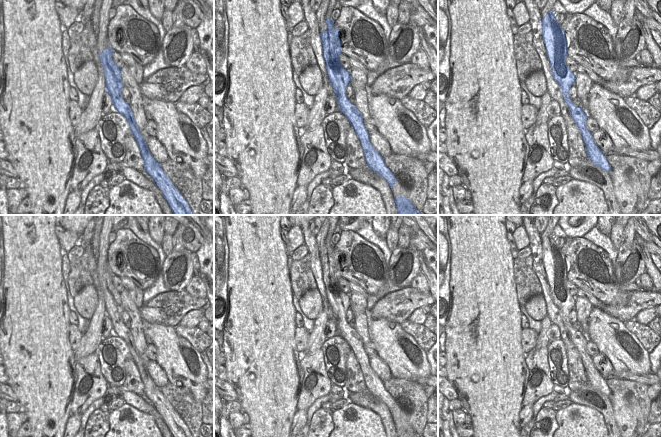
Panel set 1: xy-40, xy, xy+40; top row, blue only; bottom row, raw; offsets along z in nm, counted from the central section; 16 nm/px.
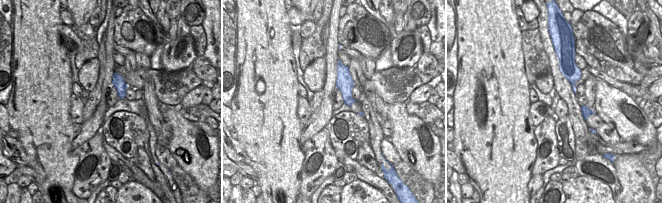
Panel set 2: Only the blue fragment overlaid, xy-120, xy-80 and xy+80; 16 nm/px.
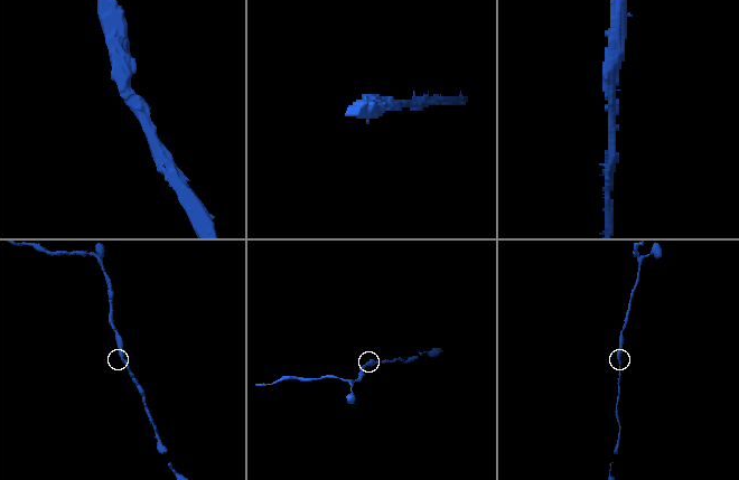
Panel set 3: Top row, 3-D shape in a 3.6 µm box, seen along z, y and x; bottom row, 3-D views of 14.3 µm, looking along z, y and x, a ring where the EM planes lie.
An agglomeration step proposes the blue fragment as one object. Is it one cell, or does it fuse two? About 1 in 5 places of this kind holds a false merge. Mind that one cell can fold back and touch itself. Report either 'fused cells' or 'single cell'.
single cell

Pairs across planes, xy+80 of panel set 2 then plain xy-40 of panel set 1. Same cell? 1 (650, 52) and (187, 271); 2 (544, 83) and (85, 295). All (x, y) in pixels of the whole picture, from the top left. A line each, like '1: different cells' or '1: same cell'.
1: different cells
2: same cell

